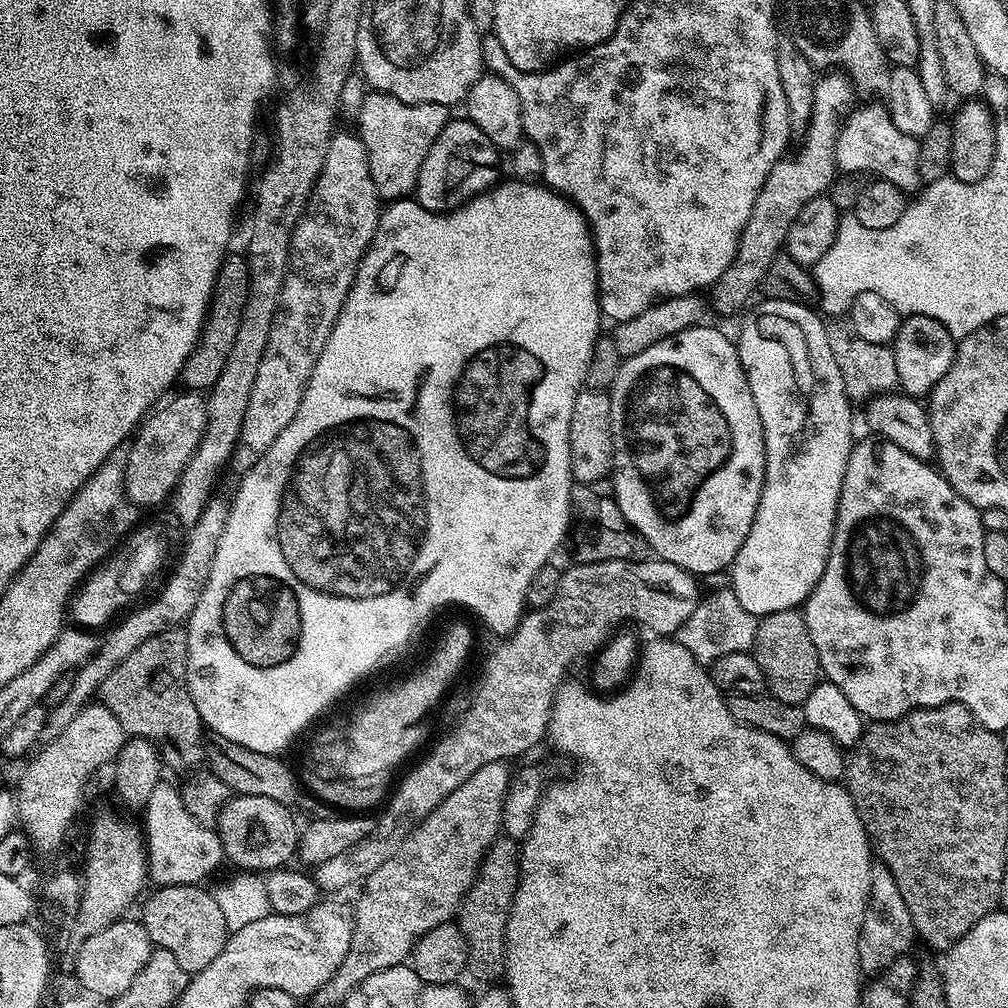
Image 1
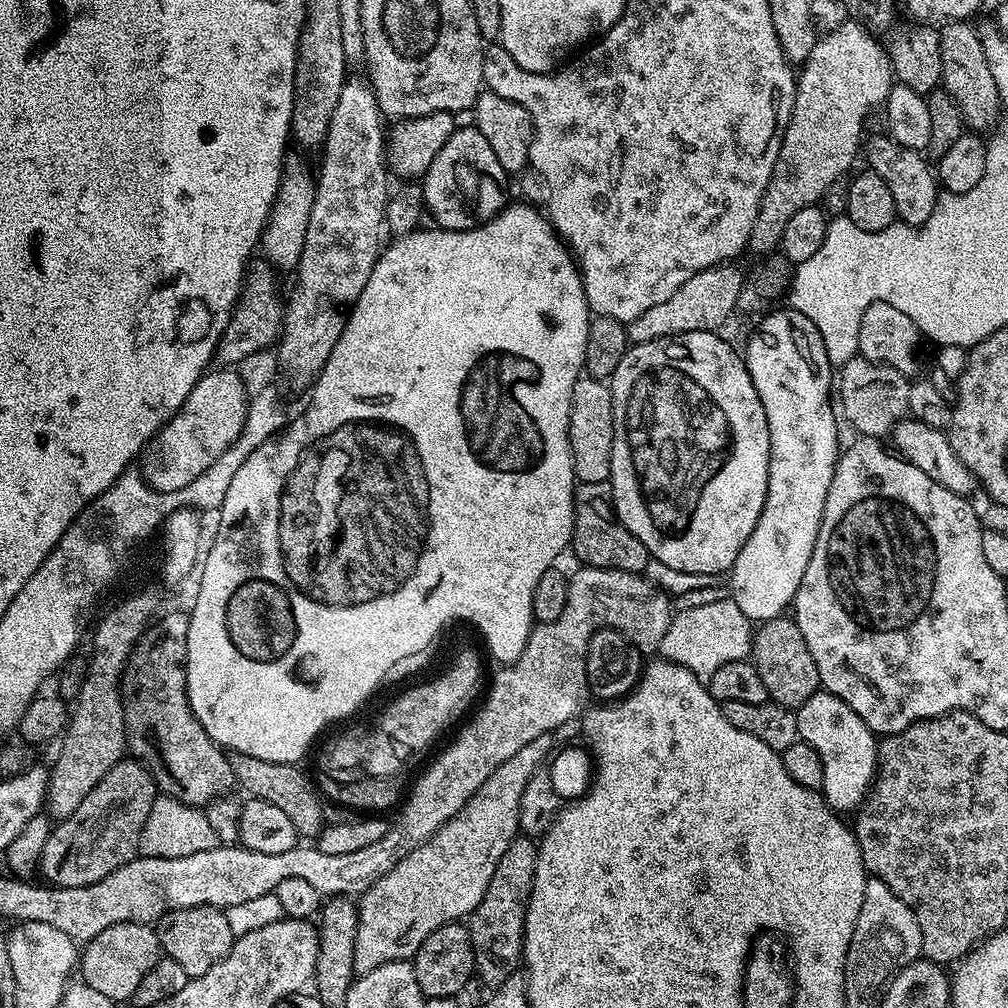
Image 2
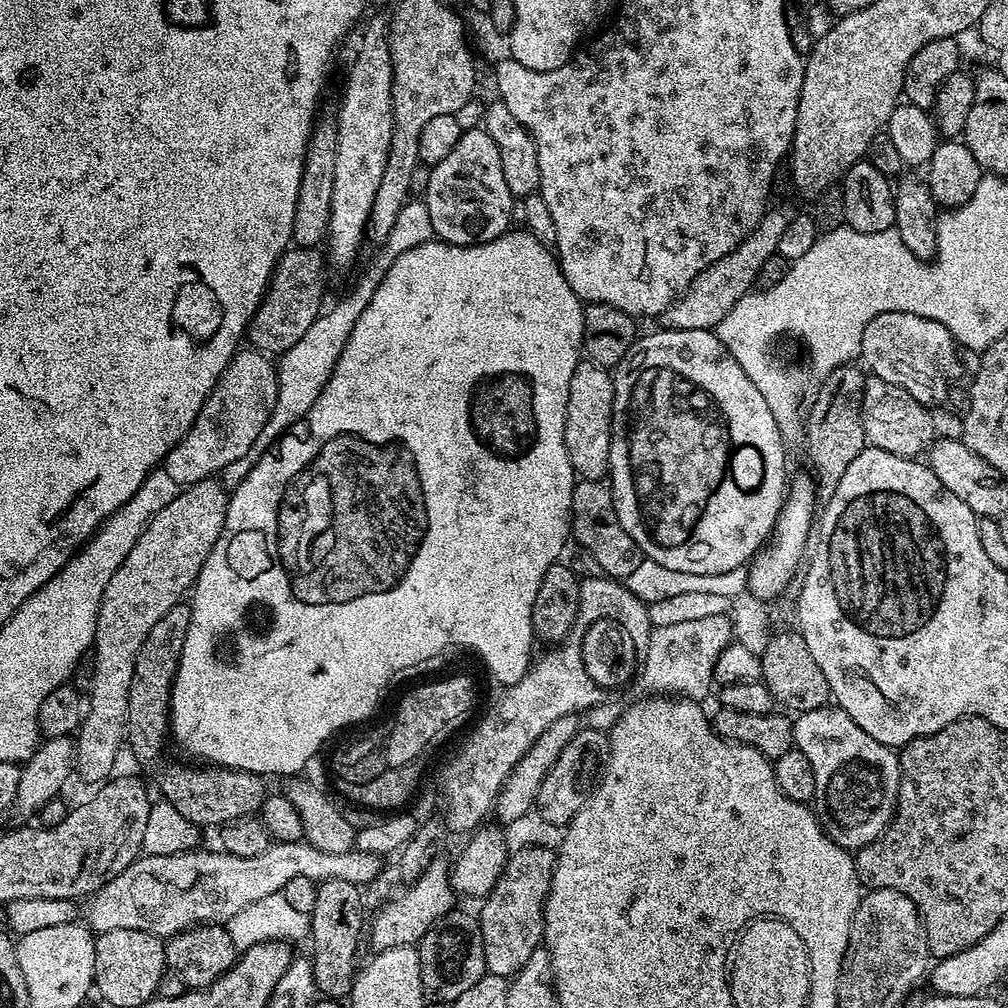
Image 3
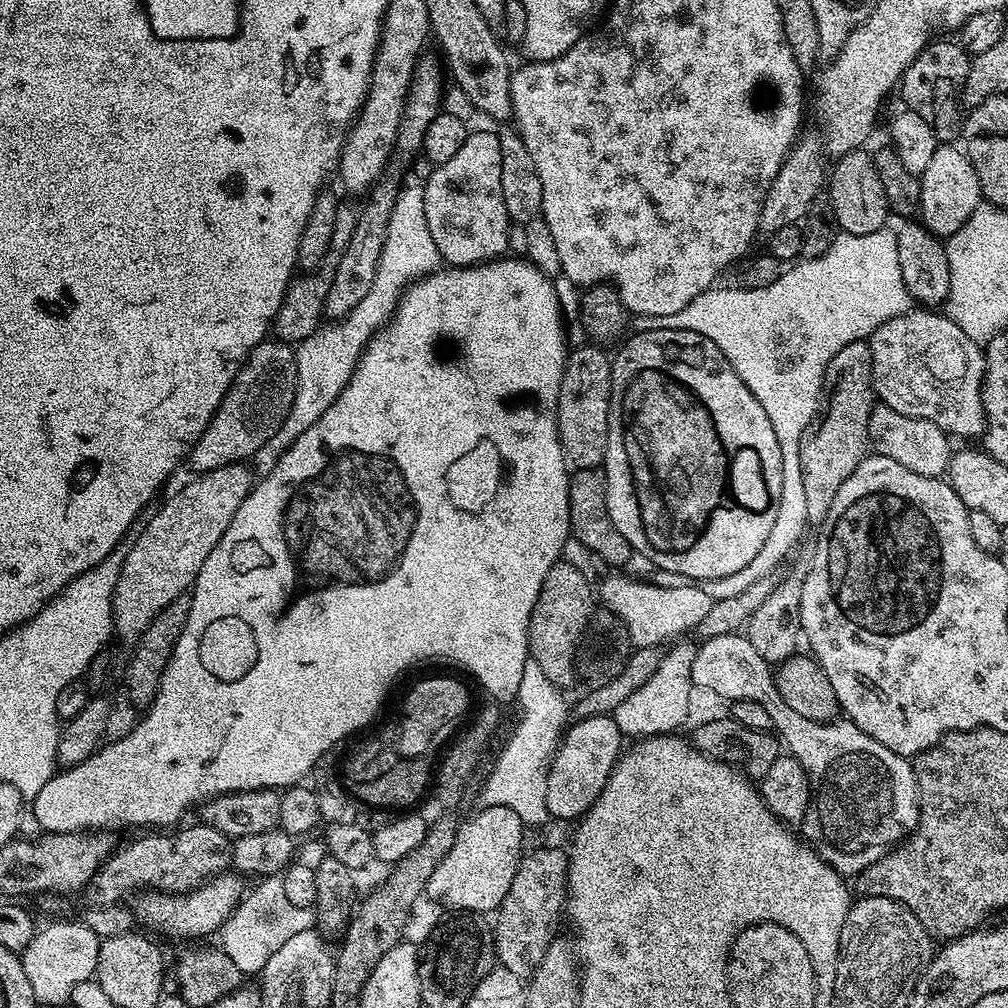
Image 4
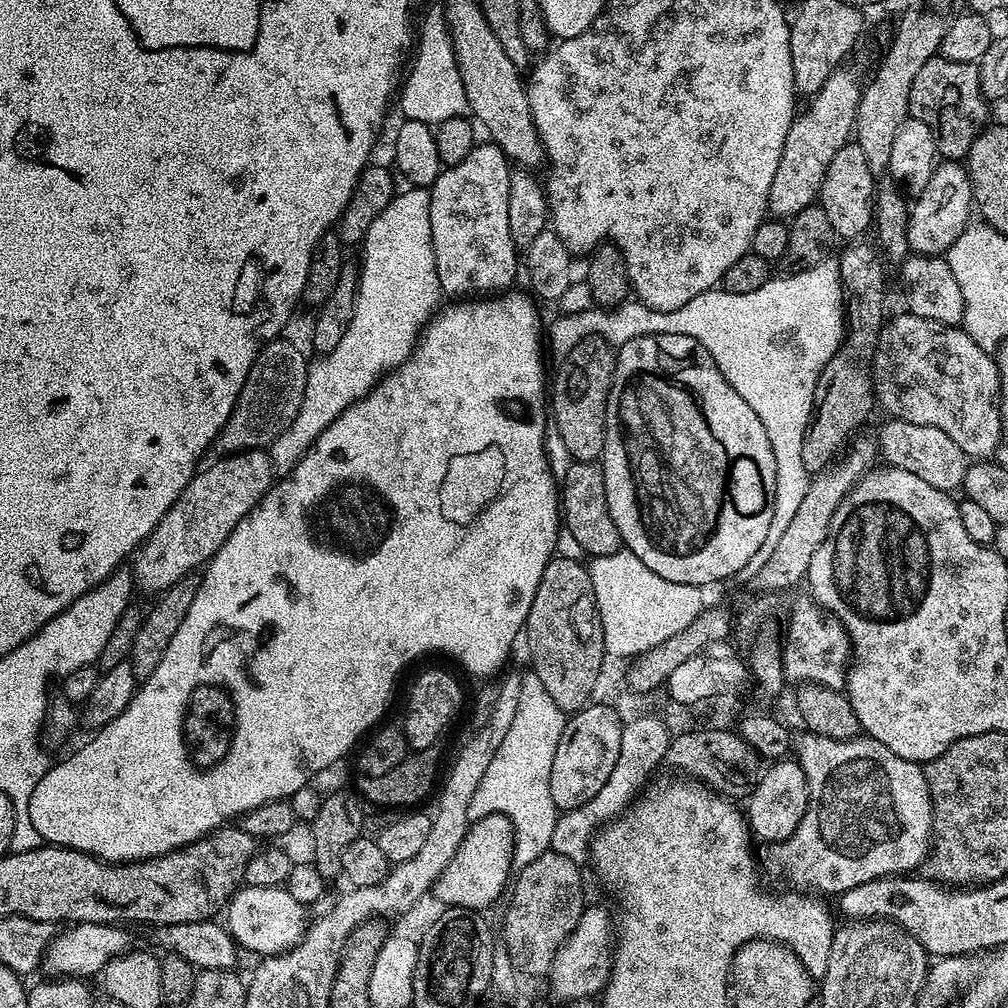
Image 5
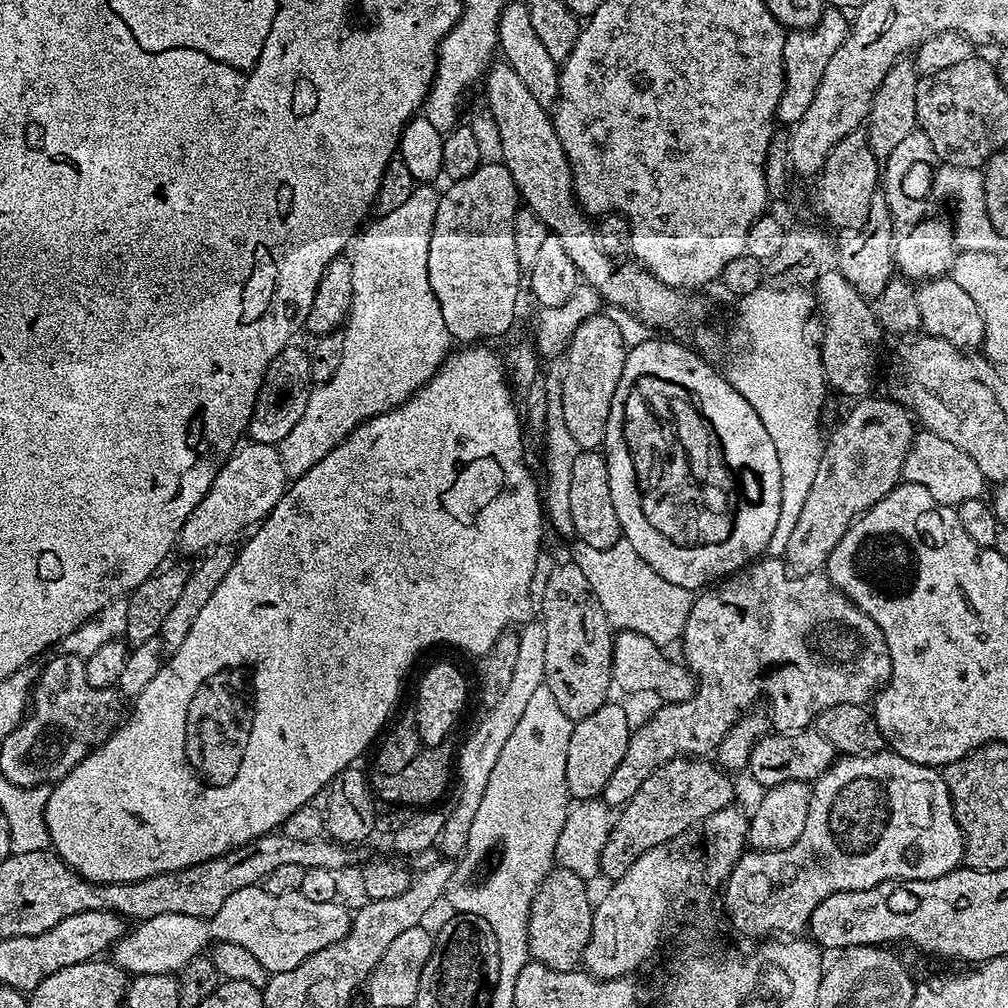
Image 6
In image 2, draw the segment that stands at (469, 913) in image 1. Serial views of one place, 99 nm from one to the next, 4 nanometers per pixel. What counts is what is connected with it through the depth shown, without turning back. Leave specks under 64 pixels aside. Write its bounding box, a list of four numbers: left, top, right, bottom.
[466,835,538,990]

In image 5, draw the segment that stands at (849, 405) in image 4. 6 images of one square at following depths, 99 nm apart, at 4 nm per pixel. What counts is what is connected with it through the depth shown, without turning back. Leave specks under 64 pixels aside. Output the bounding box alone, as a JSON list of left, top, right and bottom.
[802,242,886,473]

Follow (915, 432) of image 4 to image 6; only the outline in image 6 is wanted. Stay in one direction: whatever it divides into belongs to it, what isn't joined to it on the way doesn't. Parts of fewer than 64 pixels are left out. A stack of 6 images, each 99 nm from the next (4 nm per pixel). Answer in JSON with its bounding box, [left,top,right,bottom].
[903,431,986,505]

